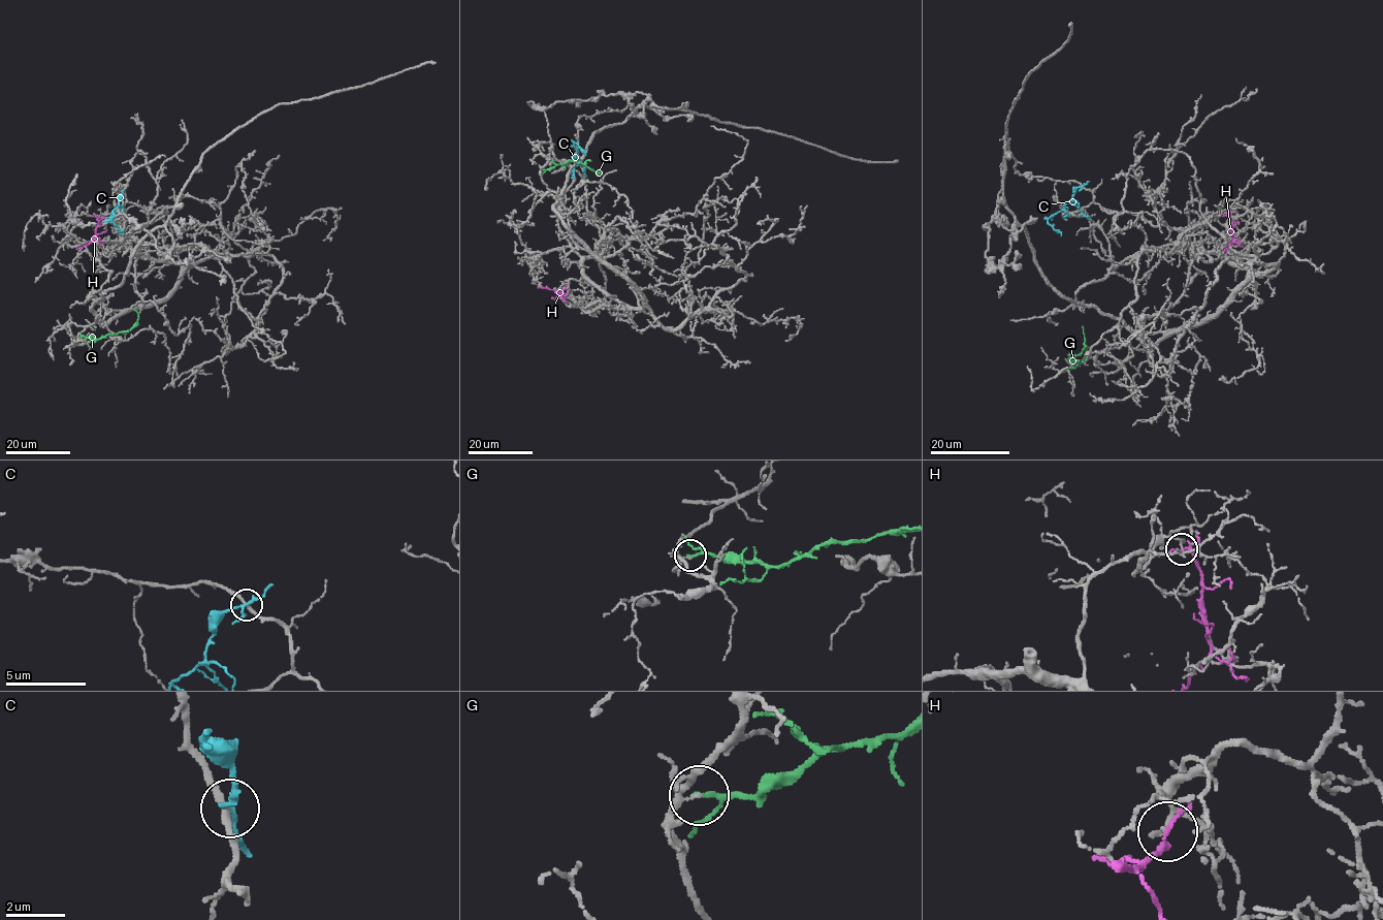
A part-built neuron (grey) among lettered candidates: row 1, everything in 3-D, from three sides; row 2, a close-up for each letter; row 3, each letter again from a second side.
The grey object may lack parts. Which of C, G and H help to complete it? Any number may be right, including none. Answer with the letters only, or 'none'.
none

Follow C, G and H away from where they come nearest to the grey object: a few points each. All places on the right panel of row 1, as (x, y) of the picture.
C: (1082, 186), (1048, 219), (1047, 222), (1061, 235)
G: (1081, 361), (1073, 363), (1069, 359), (1084, 347), (1082, 326)
H: (1226, 214), (1231, 220), (1233, 241), (1225, 254)

